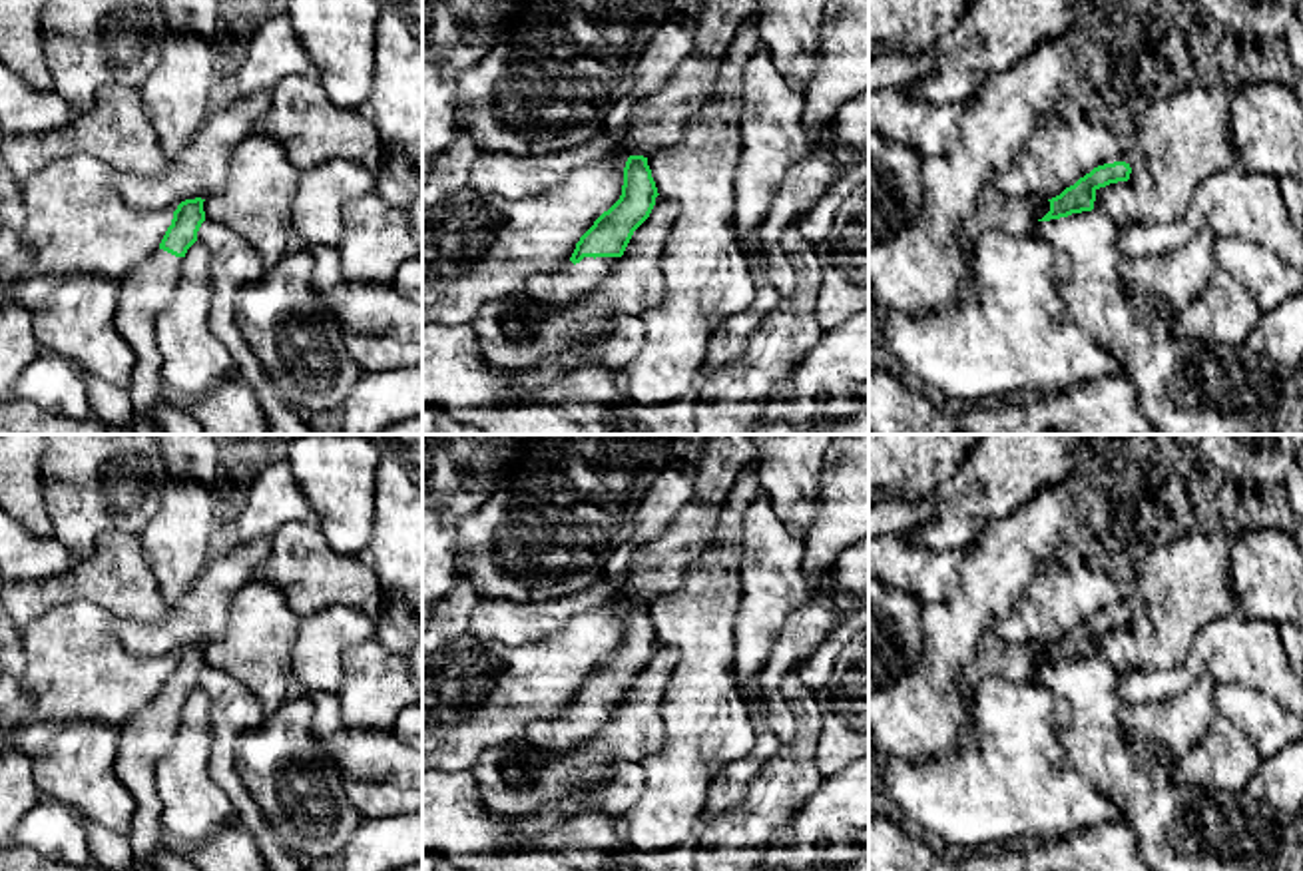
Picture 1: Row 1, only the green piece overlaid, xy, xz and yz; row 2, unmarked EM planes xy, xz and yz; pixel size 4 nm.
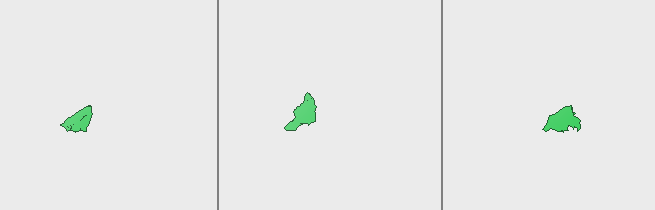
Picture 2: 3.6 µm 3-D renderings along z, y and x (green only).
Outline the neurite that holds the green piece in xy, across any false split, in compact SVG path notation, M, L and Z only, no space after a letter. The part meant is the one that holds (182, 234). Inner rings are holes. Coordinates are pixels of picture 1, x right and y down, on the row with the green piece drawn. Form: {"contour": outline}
{"contour": "M201 197L181 201L159 249L120 279L114 325L135 355L126 389L133 405L133 423L106 427L108 435L161 435L153 423L153 409L163 401L165 383L153 325L173 297L187 249L197 241L197 231L205 221L203 201Z"}

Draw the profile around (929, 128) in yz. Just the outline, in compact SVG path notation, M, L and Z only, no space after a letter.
M903 90L869 94L869 132L909 145L920 155L940 155L958 142L958 122L968 104L930 104Z

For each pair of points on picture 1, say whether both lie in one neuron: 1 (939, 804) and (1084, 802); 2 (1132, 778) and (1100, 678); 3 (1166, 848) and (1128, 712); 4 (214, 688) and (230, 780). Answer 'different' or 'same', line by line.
1: same
2: same
3: different
4: same

